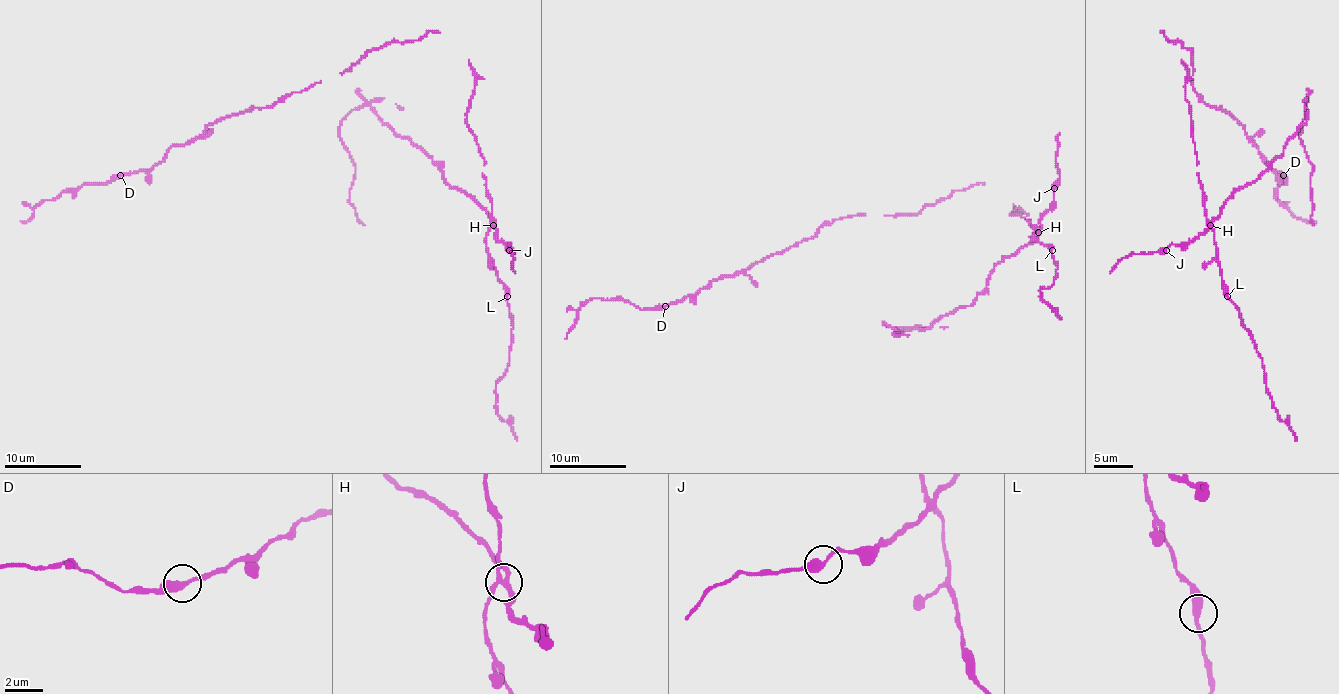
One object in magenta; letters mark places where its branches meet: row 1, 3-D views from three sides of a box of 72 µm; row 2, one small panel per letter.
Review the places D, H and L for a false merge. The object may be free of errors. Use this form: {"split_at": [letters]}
{"split_at": ["H"]}

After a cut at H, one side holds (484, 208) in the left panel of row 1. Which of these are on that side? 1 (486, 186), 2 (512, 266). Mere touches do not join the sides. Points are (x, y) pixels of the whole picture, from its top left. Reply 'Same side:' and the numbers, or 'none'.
Same side: 2

